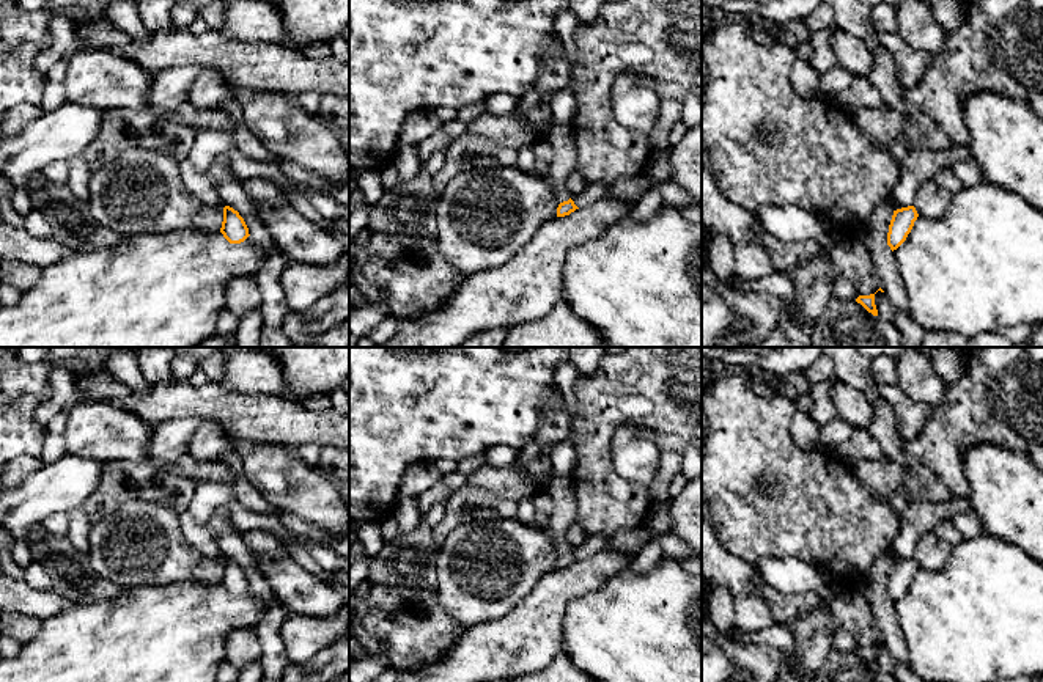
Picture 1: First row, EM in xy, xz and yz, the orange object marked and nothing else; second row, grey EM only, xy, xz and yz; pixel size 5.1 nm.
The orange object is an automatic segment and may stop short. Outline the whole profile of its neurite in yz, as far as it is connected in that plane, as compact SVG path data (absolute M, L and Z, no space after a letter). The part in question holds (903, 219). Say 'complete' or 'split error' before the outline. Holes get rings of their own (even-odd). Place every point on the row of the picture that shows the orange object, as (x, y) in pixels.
complete; M914 206L894 211L887 233L887 245L892 251L897 250L906 240L917 217L919 214Z

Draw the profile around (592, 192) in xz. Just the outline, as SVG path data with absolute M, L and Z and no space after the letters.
M587 184L582 192L573 195L571 200L580 209L593 204L595 201L607 196L609 185L607 184Z

